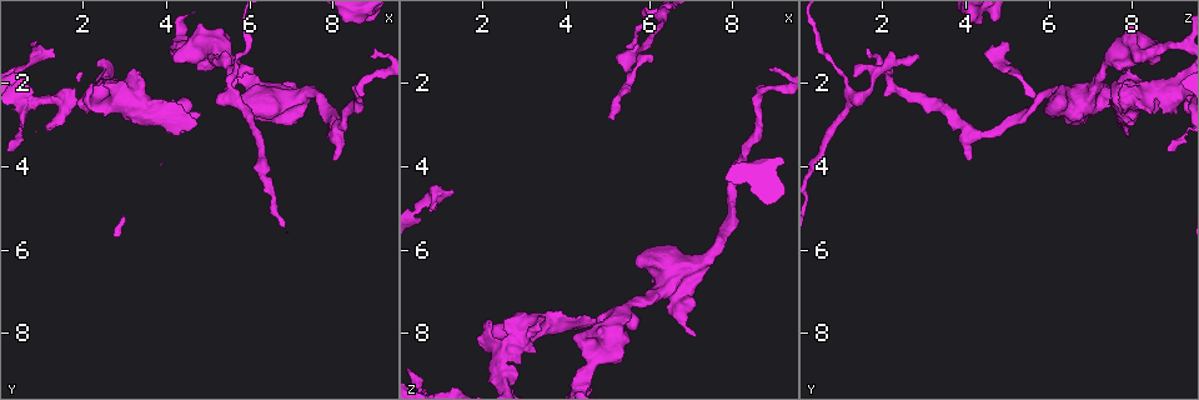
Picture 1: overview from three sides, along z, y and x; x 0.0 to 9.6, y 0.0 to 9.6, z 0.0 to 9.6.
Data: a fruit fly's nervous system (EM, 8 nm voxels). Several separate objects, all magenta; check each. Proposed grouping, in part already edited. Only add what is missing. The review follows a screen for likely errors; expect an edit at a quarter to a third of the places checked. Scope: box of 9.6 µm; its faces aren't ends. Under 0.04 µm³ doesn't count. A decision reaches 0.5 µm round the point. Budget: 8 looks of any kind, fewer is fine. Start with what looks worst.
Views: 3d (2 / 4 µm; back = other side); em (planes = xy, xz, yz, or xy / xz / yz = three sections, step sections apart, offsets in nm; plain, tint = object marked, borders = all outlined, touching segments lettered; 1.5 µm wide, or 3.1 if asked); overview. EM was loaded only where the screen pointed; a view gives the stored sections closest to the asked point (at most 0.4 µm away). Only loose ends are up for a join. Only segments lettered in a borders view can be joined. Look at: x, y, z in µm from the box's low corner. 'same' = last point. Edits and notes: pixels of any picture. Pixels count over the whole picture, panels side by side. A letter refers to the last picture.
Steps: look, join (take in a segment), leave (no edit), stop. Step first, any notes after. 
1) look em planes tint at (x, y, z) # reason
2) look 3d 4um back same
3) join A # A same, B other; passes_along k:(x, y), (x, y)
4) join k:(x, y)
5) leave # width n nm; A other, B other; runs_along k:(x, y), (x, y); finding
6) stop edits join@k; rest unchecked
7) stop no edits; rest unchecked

look em planes plain at (5.00, 1.30, 2.85) # an open end

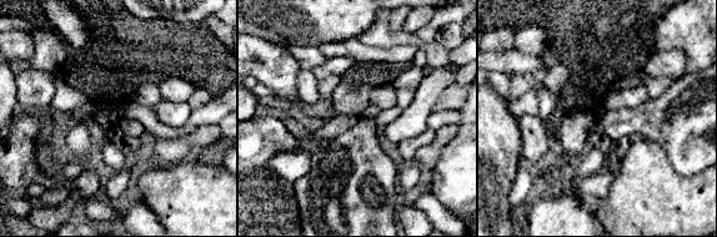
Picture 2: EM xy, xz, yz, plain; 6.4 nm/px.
look em planes borders same

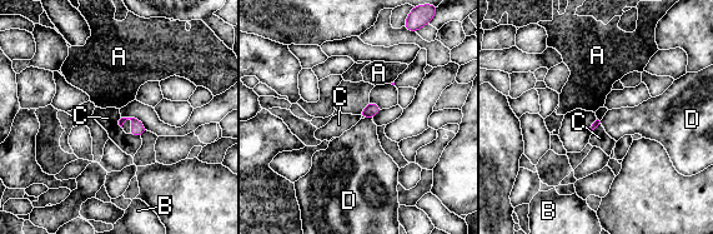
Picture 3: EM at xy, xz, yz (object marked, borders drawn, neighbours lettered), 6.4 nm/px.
join D # A other, B other, C other, D same; passes_along 3:(137, 128), (131, 127), (126, 127); it goes on there

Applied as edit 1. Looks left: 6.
look overview

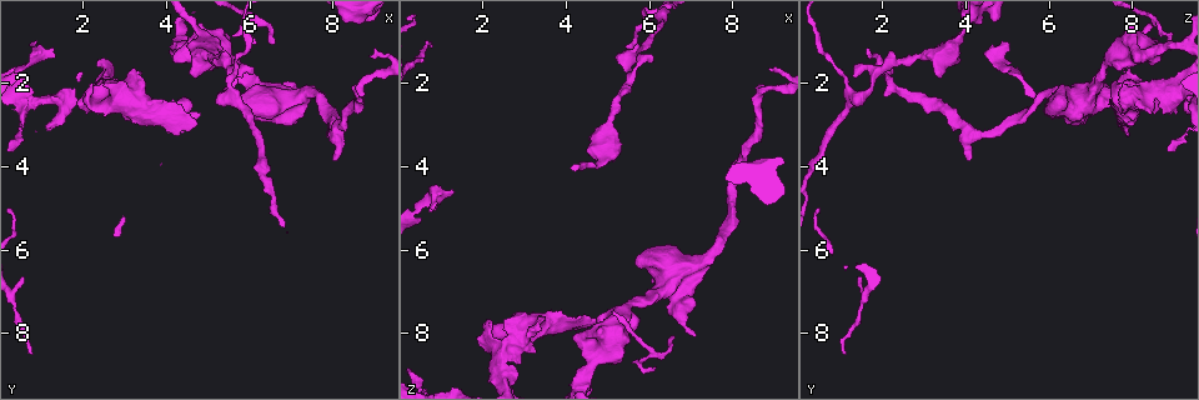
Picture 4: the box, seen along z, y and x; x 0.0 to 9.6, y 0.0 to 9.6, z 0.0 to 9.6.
look 3d 2um at (4.75, 3.00, 7.75) # free end

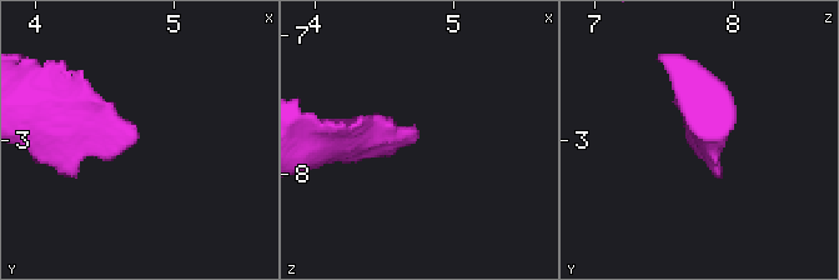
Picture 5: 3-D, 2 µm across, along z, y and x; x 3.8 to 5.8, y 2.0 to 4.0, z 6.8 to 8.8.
look em planes borders at (4.74, 3.00, 7.74) # shape alone is not enough

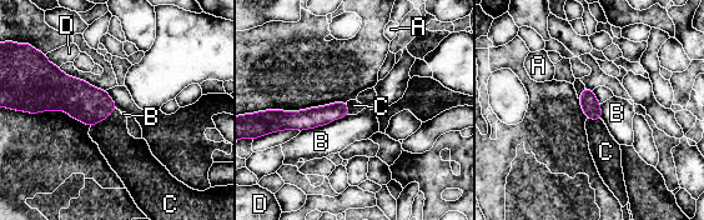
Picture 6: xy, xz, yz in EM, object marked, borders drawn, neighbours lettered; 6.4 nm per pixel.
join C # A other, B other, C same, D other; passes_along 6:(83, 101), (102, 119), (122, 151); the neuron continues

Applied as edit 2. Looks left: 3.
look overview

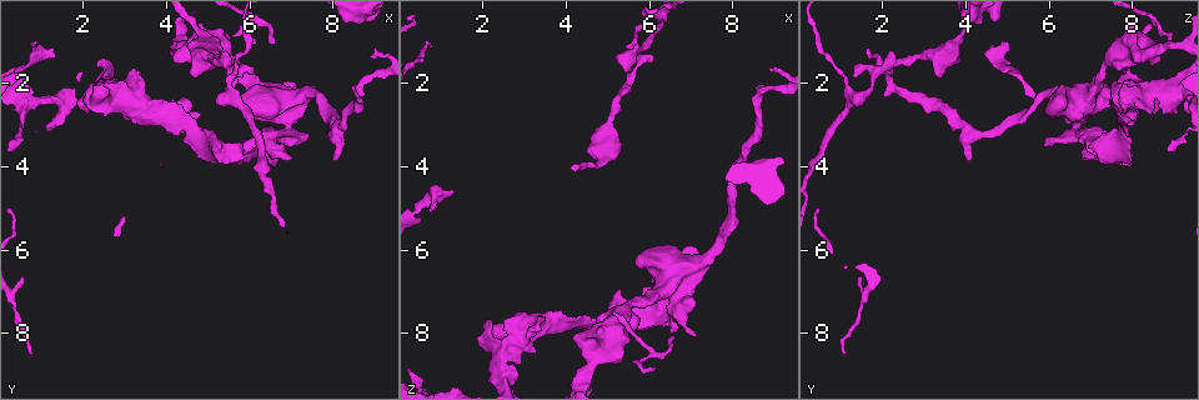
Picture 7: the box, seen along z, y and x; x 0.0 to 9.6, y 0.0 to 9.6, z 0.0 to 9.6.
look em planes borders at (8.95, 1.35, 1.65) # end of a long branch

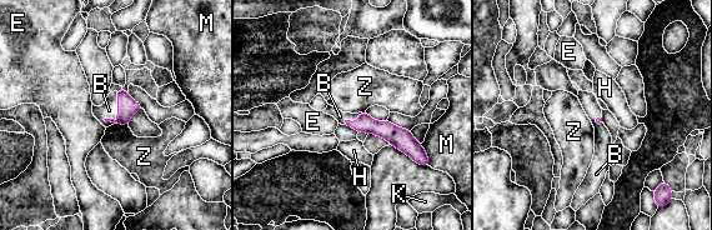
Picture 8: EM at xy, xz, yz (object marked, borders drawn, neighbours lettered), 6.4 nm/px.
leave # longest_contact B 220 nm; B other, E other, H other, K other, M other, Z other; no lettered segment goes on from it

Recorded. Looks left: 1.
stop edits join@3, join@6; rest unchecked

